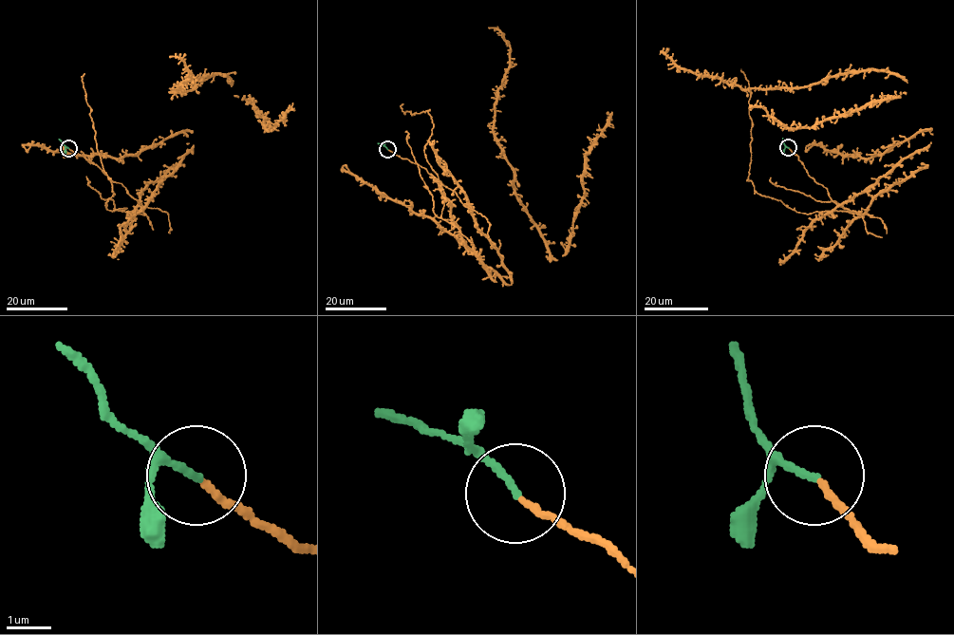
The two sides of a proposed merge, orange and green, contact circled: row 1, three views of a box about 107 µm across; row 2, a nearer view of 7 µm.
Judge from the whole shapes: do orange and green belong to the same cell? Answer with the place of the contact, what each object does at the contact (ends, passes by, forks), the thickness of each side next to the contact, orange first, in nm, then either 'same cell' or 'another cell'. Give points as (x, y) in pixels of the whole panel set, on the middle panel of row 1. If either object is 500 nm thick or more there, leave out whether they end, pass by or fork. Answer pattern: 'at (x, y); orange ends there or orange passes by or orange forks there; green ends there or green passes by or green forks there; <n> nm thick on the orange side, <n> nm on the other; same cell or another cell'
at (387, 149); orange ends there; green ends there; 140 nm thick on the orange side, 160 nm on the other; same cell

